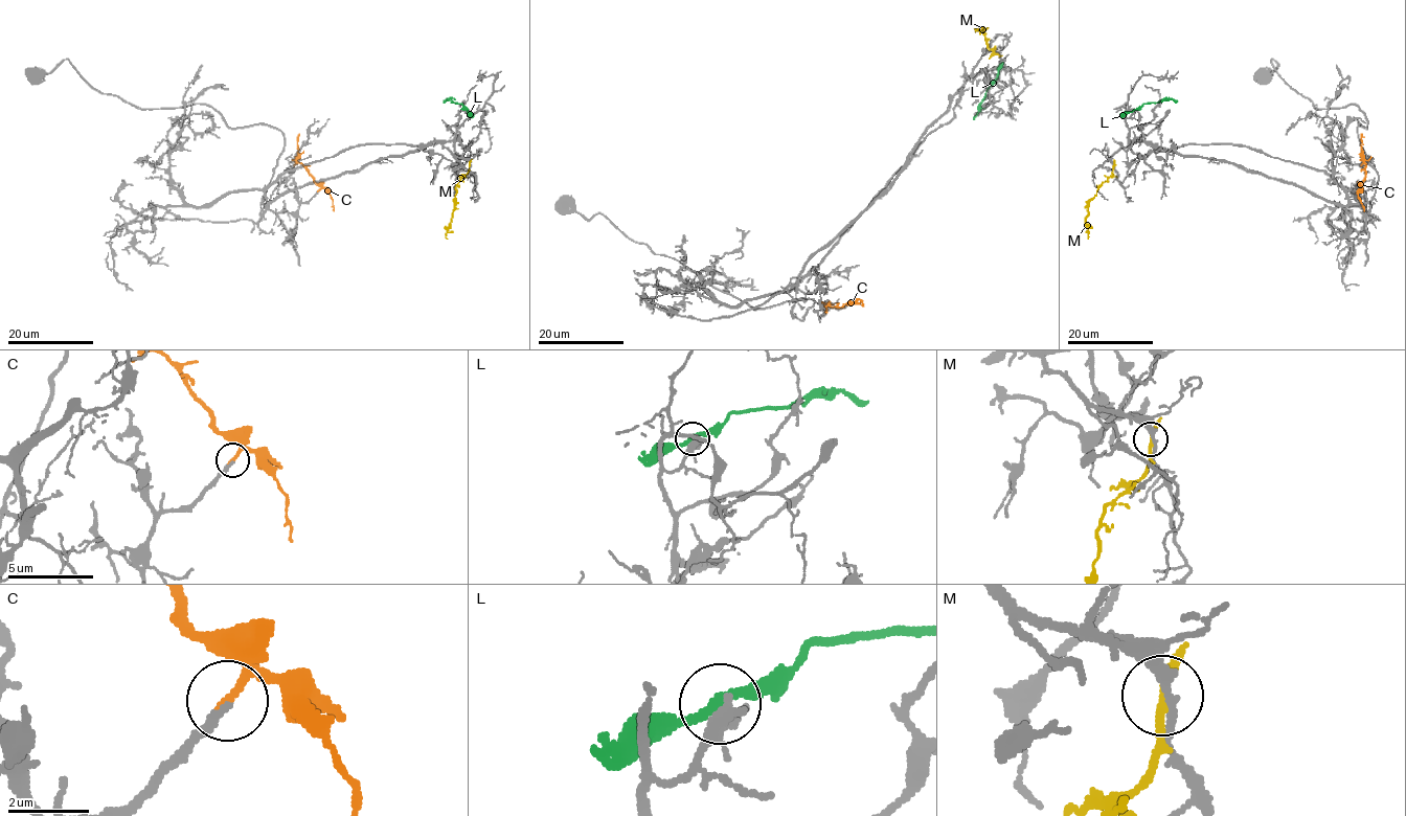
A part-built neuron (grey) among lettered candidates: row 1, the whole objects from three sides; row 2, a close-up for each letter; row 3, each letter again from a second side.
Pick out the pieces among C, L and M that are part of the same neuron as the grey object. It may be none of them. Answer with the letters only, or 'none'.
C

